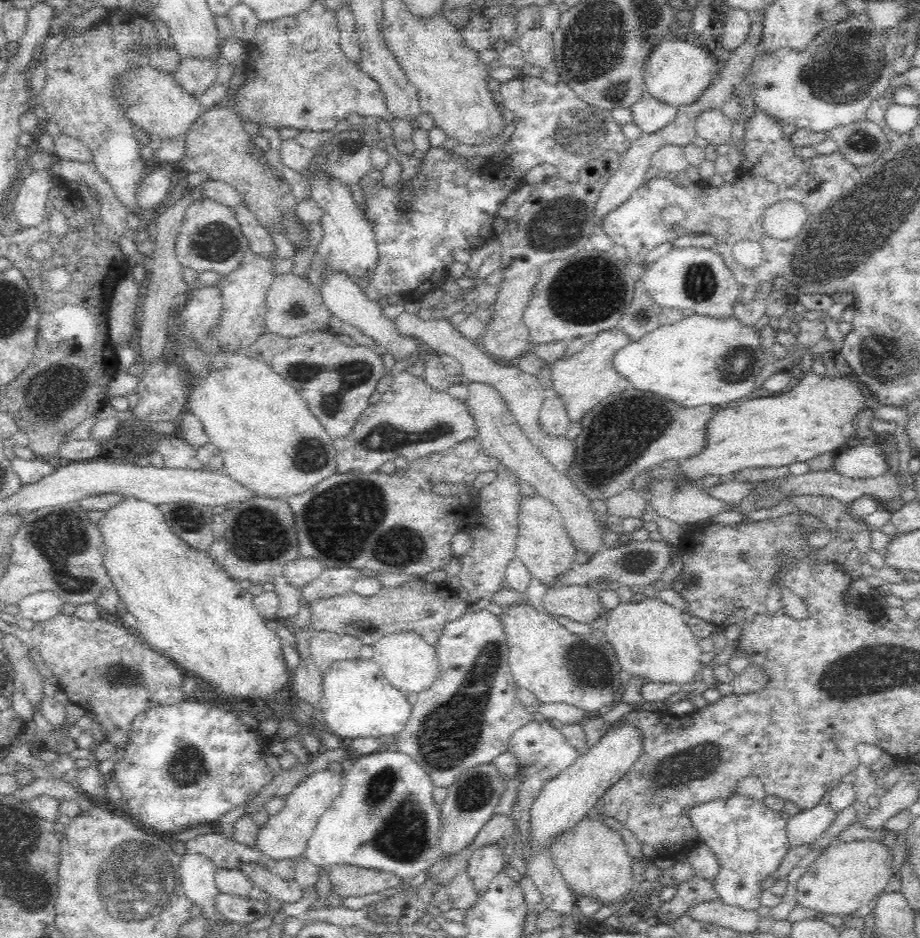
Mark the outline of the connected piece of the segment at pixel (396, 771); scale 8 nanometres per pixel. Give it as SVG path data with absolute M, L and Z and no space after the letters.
M390 748L390 750L380 750L363 757L357 756L354 760L349 762L346 778L344 778L344 786L342 792L340 792L340 796L335 798L332 807L329 810L326 810L324 815L320 817L315 831L305 844L305 849L298 857L311 862L319 869L329 869L330 867L338 865L354 865L374 870L383 870L384 872L394 873L398 878L400 878L400 880L402 880L404 885L409 885L414 876L416 876L416 874L420 874L420 872L424 872L424 870L428 870L441 853L439 847L441 818L440 811L438 811L441 807L438 808L436 806L437 803L432 797L432 792L435 787L436 786L432 784L428 773L415 761L415 759L406 753Z

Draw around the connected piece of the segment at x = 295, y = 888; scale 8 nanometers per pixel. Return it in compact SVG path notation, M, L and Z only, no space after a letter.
M241 862L238 866L239 871L265 893L265 898L278 900L284 903L299 902L304 896L304 889L295 881L280 878L270 869L257 862Z

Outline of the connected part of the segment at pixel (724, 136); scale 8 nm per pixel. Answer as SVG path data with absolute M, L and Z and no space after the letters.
M722 109L704 110L697 116L695 134L716 148L730 142L733 123Z

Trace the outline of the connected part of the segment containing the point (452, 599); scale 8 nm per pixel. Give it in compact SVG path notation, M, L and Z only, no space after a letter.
M412 578L394 588L382 587L369 597L348 591L331 597L315 598L307 608L314 632L350 635L359 638L364 645L372 646L383 636L414 631L434 647L443 626L464 613L467 603L460 591L451 589L445 582L432 583Z

